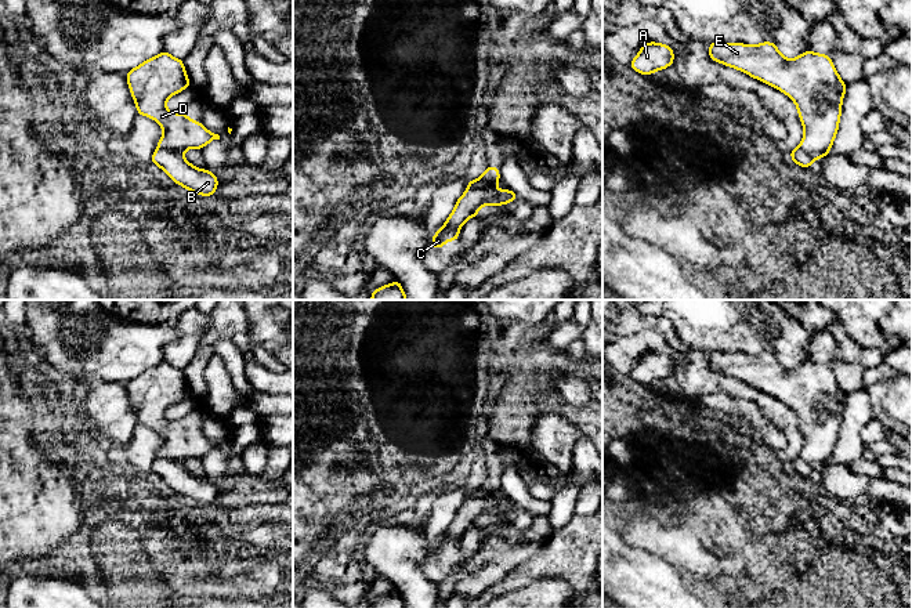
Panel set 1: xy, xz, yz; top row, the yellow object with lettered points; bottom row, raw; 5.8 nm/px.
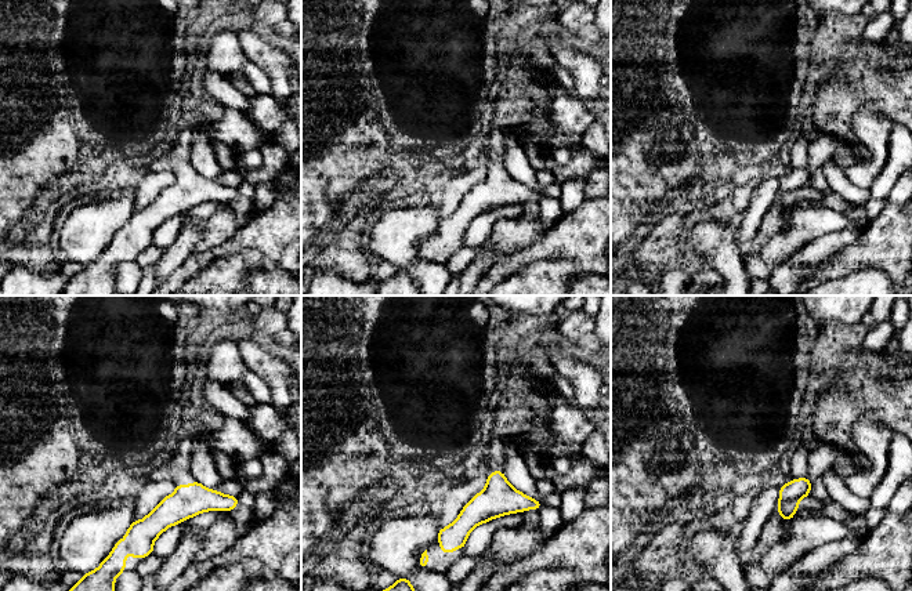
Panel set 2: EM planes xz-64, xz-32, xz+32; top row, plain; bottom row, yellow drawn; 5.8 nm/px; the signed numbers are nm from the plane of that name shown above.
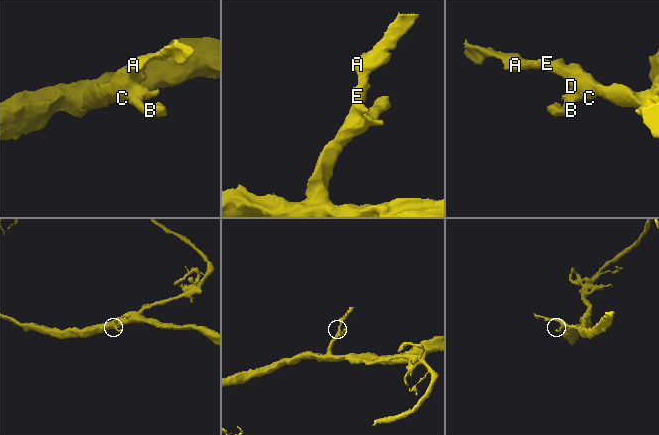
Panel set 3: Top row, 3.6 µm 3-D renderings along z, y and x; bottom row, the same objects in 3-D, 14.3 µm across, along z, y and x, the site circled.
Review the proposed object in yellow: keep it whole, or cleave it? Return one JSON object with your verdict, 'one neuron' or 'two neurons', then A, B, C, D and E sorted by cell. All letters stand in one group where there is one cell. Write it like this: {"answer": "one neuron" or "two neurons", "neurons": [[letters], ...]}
{"answer": "two neurons", "neurons": [["A", "C", "D", "E"], ["B"]]}

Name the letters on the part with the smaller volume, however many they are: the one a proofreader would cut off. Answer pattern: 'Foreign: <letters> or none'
Foreign: B

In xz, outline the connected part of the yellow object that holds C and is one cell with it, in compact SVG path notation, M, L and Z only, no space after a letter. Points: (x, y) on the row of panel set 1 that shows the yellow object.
M496 166L486 167L481 177L484 185L481 188L467 189L457 199L455 210L430 240L434 249L441 249L448 240L459 240L462 225L468 218L478 217L478 209L481 206L502 206L520 199L511 189L500 191L496 188L500 180L500 171Z

